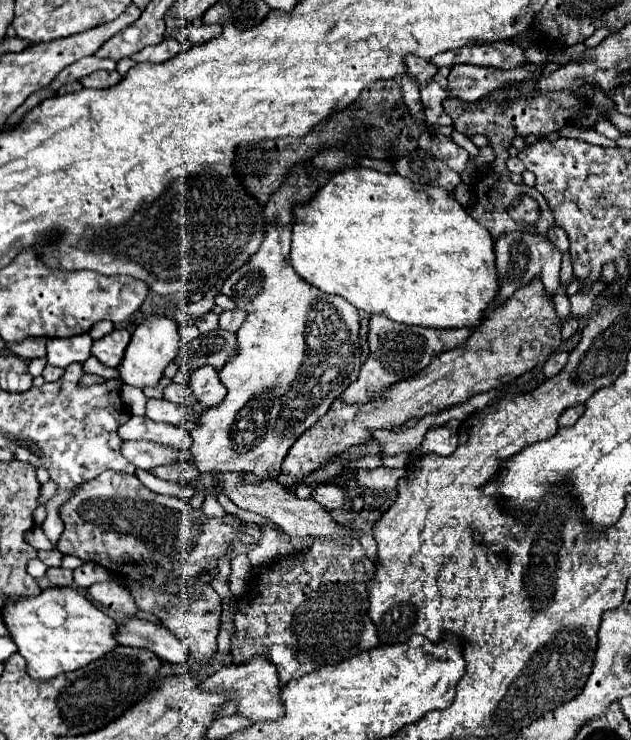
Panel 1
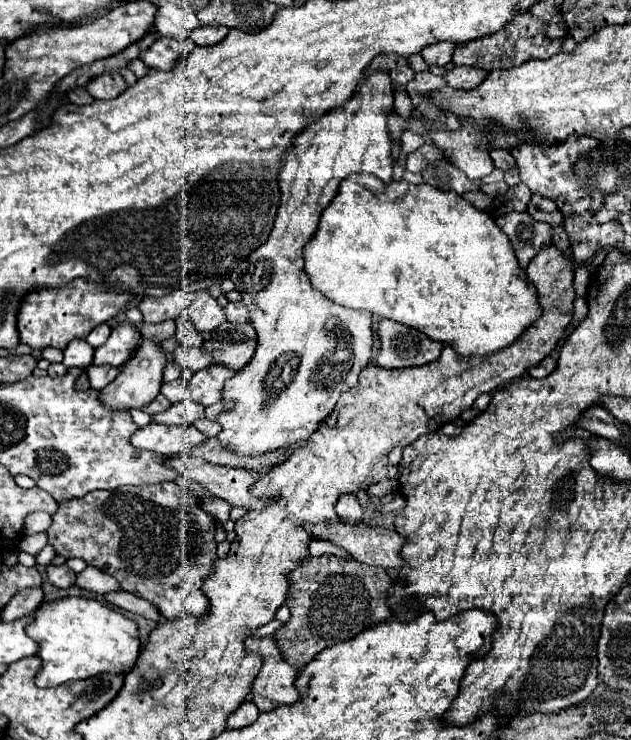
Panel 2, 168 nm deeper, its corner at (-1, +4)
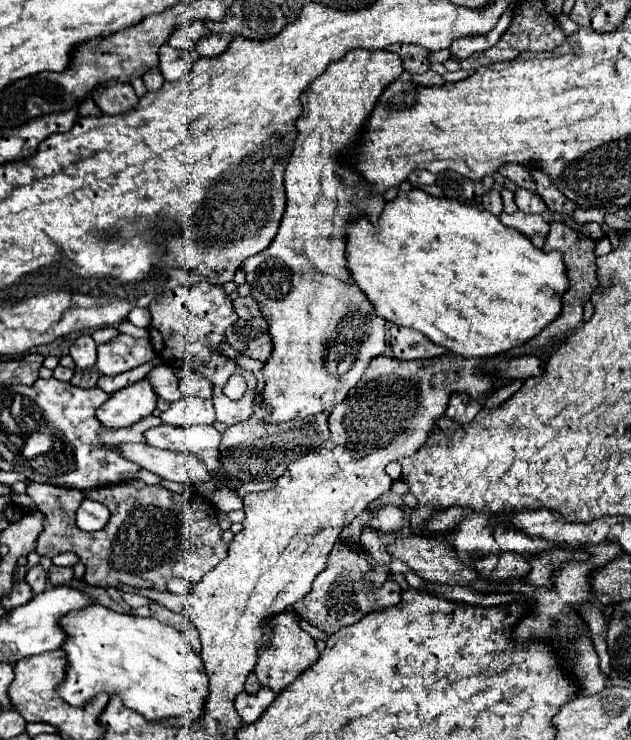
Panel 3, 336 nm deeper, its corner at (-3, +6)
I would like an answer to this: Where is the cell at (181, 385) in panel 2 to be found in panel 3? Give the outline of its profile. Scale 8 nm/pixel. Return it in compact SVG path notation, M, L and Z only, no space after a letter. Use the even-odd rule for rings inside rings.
M160 365L160 367L154 367L150 373L148 373L148 379L152 381L152 387L156 391L158 397L174 403L182 397L180 393L180 383L174 375L174 371L168 367L168 365Z

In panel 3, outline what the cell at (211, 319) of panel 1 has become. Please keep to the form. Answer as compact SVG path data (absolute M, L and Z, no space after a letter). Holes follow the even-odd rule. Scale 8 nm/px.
M200 281L192 287L178 287L174 293L166 291L162 295L158 295L150 303L148 309L150 309L150 315L152 315L152 323L150 323L150 329L148 329L150 341L154 345L156 355L162 359L162 363L172 367L172 369L182 367L182 369L202 373L204 377L208 377L212 381L212 385L214 385L212 403L214 403L214 409L216 409L216 421L222 421L228 427L246 421L254 413L252 411L252 407L254 407L252 399L254 399L258 381L252 373L232 365L232 361L226 355L222 355L220 349L218 349L220 341L224 341L226 327L230 327L238 319L234 309L232 309L232 301L222 291L222 287L206 283L206 281ZM234 373L240 373L248 383L246 393L236 401L228 399L222 391L226 381Z

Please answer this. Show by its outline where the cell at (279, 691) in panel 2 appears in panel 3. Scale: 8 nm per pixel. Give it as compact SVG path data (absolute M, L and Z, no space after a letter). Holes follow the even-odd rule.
M294 611L280 613L278 617L272 619L272 623L274 623L274 647L268 647L264 649L264 653L260 653L260 661L254 667L254 673L262 687L268 687L274 693L280 693L316 663L318 649L316 649L314 639L298 627L298 615Z

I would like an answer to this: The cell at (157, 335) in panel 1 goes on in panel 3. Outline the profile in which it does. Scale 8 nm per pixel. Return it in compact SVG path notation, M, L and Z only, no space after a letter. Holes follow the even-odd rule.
M148 379L138 381L136 385L128 385L128 389L120 389L108 397L108 401L96 411L96 417L102 421L102 425L120 429L120 427L130 427L138 423L142 417L150 415L156 409L156 393L152 389L152 383Z

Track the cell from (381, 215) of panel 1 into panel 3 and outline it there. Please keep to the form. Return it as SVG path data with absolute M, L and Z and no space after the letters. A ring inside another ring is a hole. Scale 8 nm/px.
M412 187L408 193L400 191L396 199L388 201L380 219L378 219L378 225L372 225L368 217L356 217L356 221L352 221L352 225L344 225L344 243L346 243L348 271L352 273L352 279L356 281L356 285L362 289L362 293L372 303L376 315L380 315L386 321L396 323L400 327L416 329L416 331L424 333L432 343L436 343L440 347L446 347L450 353L466 357L466 359L500 355L500 353L510 351L518 345L524 345L528 339L536 337L560 313L560 309L562 309L560 297L568 289L568 279L566 279L562 255L558 251L556 253L544 253L542 249L536 249L526 235L518 233L516 229L508 229L496 215L492 215L488 211L482 211L482 209L470 205L470 203L462 203L462 201L448 199L448 197L428 195L418 187Z

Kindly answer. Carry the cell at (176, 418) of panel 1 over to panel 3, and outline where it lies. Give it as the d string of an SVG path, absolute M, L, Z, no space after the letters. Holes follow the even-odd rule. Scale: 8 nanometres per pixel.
M182 397L180 401L172 403L170 409L160 415L160 419L166 425L186 425L186 427L212 425L216 421L212 401L192 397Z

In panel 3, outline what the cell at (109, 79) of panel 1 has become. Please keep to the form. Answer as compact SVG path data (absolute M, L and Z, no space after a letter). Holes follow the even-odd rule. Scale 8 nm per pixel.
M108 81L104 89L98 89L92 99L106 115L118 115L132 109L138 103L138 97L130 85L120 85L118 81Z

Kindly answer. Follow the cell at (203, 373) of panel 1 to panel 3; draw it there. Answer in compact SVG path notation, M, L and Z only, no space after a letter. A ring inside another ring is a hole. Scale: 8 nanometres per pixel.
M188 373L180 381L180 389L184 397L200 397L200 399L212 397L212 383L200 373Z

